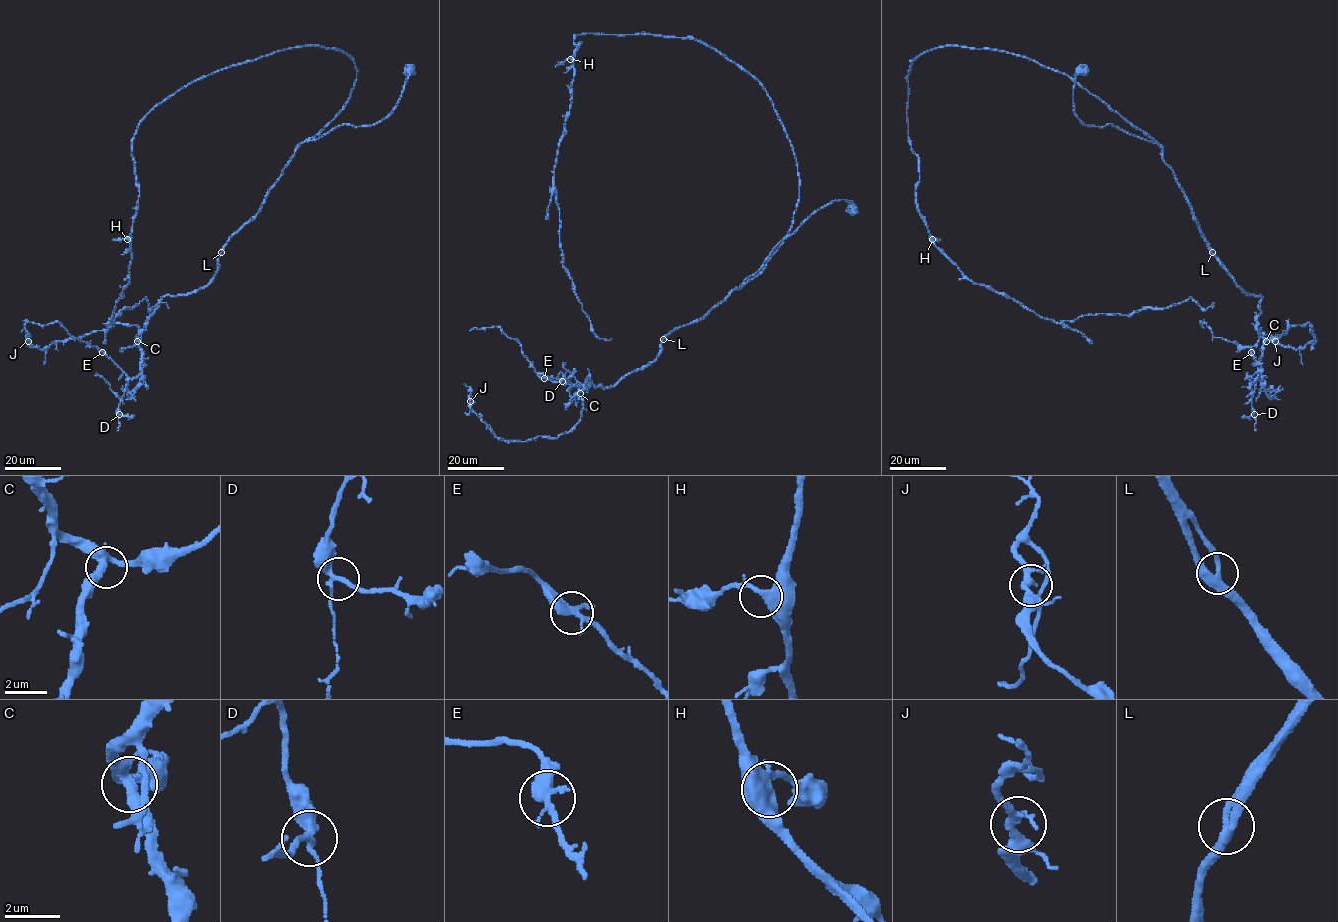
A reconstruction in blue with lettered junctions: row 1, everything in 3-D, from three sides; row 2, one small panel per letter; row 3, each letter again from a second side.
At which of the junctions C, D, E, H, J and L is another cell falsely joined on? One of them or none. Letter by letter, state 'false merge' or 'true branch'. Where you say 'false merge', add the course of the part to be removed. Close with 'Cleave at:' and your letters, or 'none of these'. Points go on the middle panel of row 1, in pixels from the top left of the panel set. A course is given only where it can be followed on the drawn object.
C: true branch
D: true branch
E: true branch
H: true branch
J: true branch
L: true branch
Cleave at: none of these

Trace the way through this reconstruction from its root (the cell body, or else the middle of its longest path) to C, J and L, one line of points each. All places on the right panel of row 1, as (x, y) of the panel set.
C: (1083, 70), (1075, 114), (1160, 146), (1212, 253), (1246, 293), (1261, 297), (1257, 331), (1266, 341)
J: (1083, 70), (1075, 114), (1160, 146), (1212, 253), (1261, 297), (1258, 334), (1309, 323), (1315, 336), (1275, 341)
L: (1083, 70), (1074, 83), (1075, 114), (1084, 124), (1111, 124), (1160, 146), (1163, 160), (1172, 171), (1212, 252)

